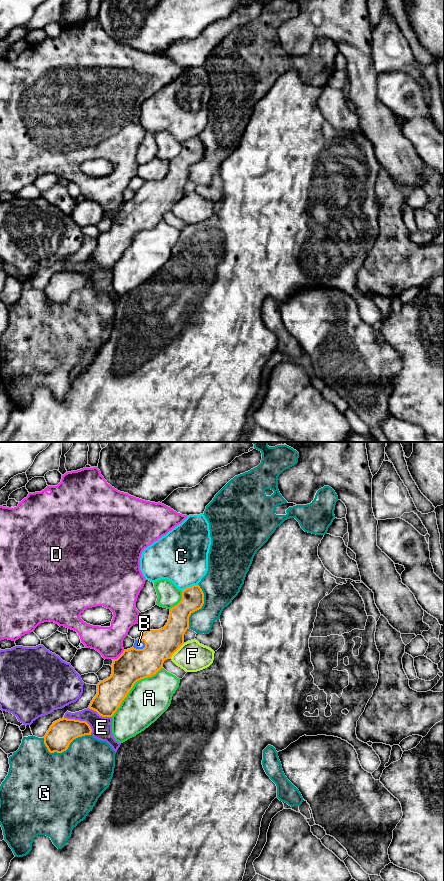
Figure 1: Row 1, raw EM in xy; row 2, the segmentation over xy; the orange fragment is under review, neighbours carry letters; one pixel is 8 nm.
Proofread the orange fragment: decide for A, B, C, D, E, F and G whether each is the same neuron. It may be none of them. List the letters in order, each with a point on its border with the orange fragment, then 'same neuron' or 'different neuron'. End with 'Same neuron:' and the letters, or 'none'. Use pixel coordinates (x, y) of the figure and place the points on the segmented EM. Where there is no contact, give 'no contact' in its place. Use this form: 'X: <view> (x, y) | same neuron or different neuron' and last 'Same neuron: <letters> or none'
A: xy (133, 685) | different neuron
B: xy (140, 649) | same neuron
C: xy (189, 587) | different neuron
D: xy (119, 656) | different neuron
E: xy (81, 721) | different neuron
F: xy (176, 650) | different neuron
G: xy (66, 749) | different neuron
Same neuron: B

